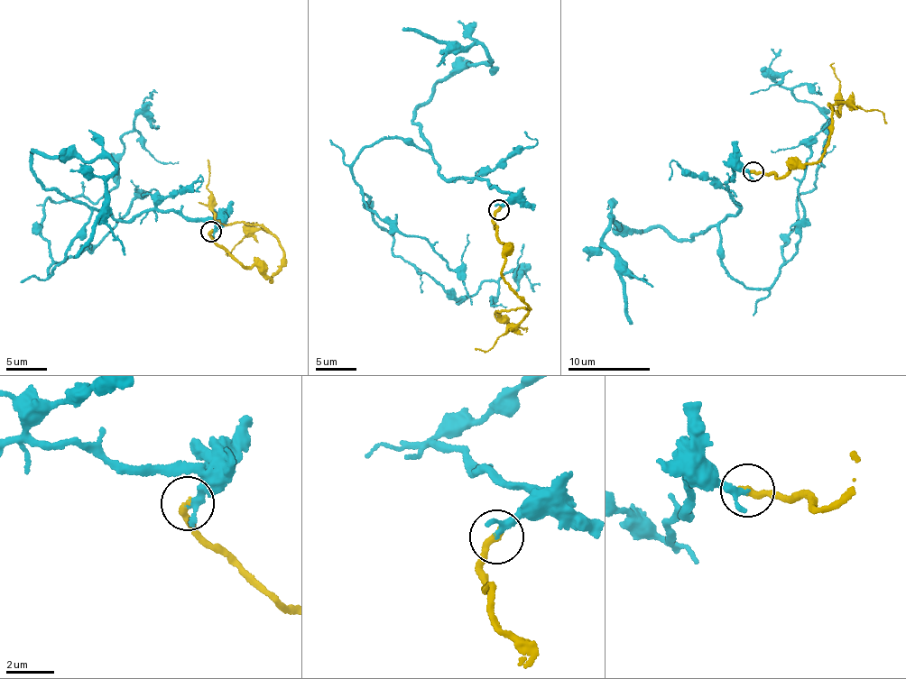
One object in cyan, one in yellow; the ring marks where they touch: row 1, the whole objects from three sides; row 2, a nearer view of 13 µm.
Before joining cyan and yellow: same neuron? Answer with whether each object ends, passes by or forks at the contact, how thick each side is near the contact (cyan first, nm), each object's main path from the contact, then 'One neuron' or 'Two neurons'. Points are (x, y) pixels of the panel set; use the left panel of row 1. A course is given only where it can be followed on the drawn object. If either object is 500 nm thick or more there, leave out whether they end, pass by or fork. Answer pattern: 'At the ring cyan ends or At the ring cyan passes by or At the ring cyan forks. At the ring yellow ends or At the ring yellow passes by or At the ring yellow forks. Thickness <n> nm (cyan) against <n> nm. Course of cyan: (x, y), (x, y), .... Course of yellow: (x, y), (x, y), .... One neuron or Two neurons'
At the ring cyan passes by. At the ring yellow ends. Thickness 190 nm (cyan) against 320 nm. Course of cyan: (211, 232), (182, 214), (92, 211), (48, 275), (44, 200), (96, 203), (137, 115), (158, 126). Course of yellow: (211, 232), (246, 270), (254, 266), (271, 280), (281, 265), (278, 240), (253, 224), (216, 218), (207, 160). One neuron

